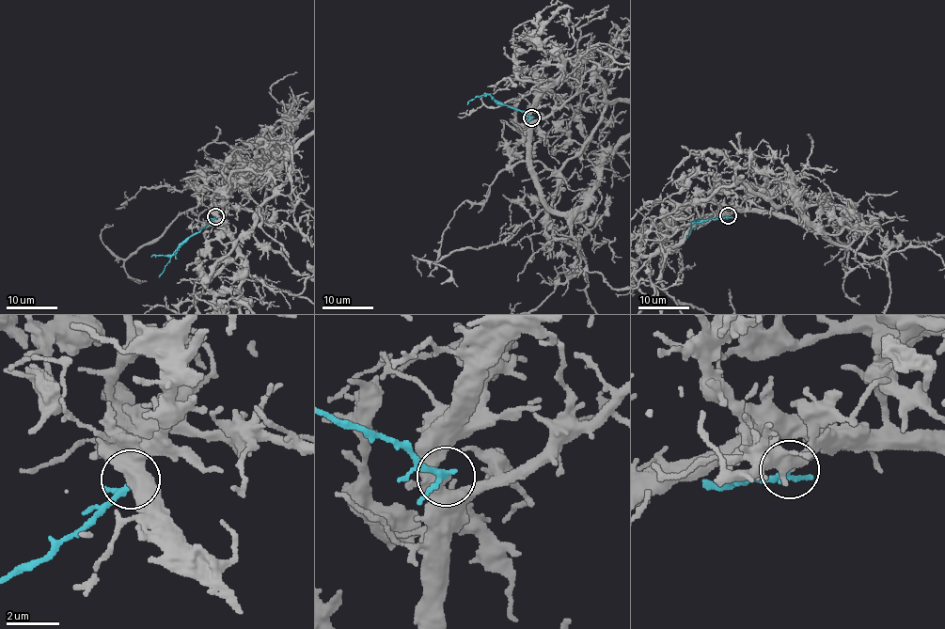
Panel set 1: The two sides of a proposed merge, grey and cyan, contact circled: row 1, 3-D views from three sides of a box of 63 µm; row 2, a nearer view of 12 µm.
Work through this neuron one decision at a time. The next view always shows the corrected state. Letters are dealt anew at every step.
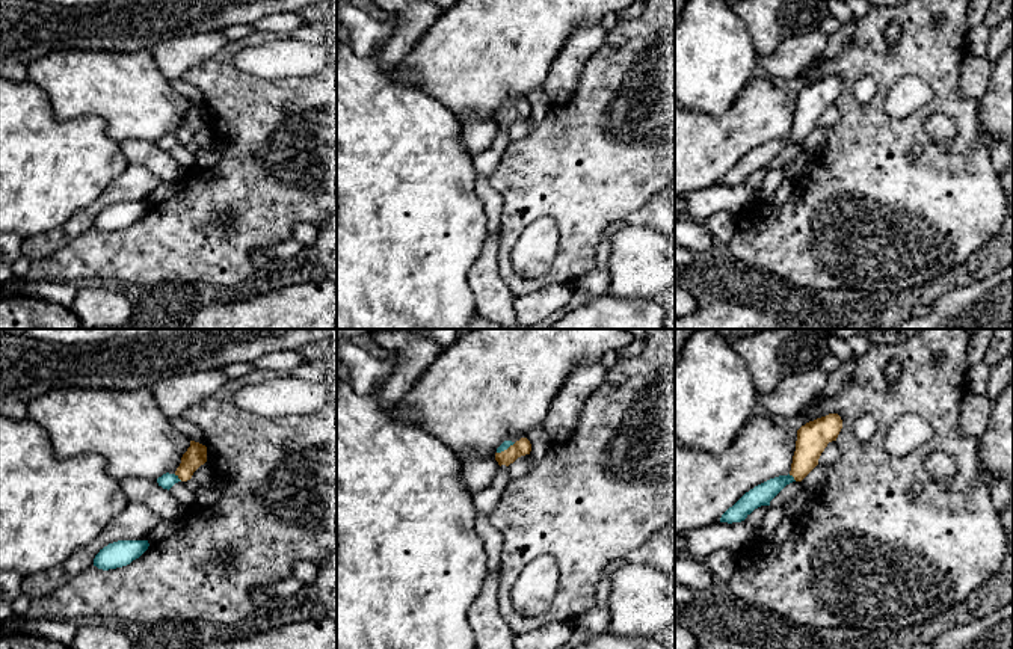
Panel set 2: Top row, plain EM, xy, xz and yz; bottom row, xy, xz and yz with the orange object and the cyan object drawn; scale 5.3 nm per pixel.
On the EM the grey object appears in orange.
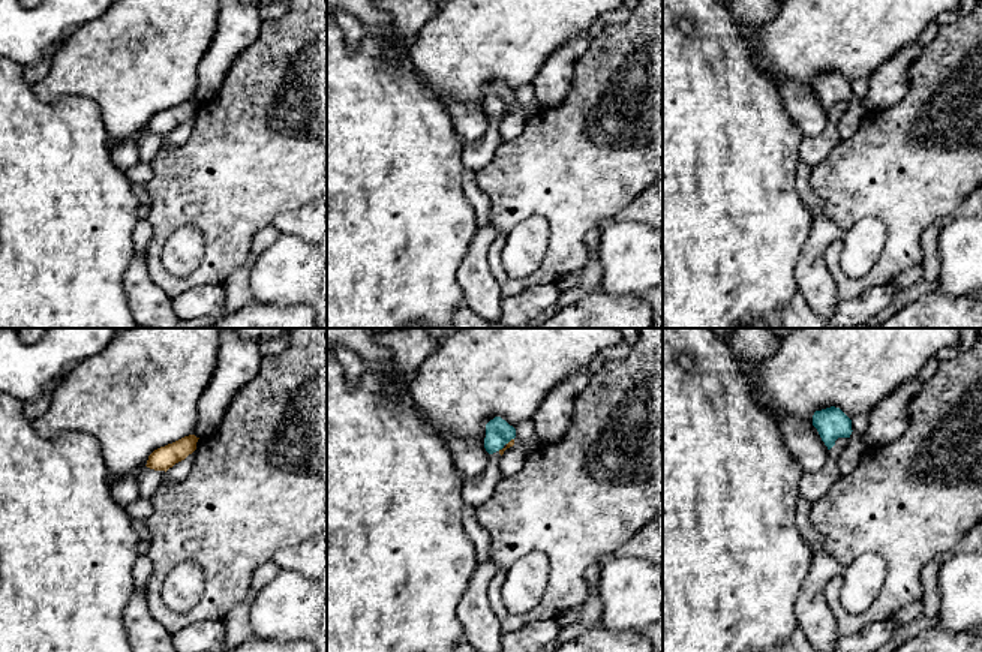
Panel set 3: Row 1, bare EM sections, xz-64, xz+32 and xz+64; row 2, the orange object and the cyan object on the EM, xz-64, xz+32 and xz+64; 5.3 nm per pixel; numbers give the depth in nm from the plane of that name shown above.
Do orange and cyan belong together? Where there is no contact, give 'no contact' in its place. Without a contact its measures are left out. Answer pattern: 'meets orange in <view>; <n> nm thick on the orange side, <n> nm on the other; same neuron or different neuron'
meets orange in xy; 120 nm thick on the orange side, 80 nm on the other; same neuron

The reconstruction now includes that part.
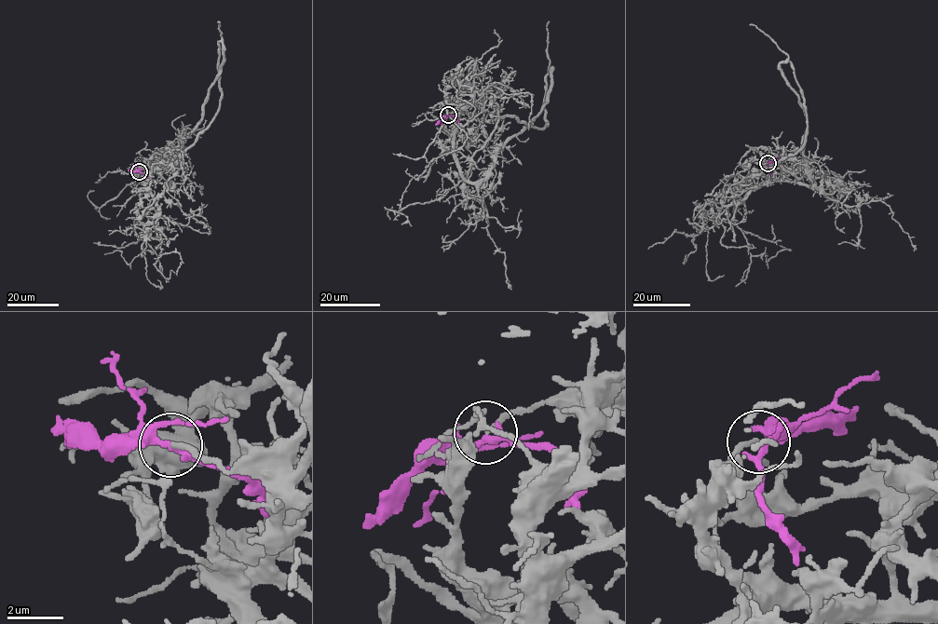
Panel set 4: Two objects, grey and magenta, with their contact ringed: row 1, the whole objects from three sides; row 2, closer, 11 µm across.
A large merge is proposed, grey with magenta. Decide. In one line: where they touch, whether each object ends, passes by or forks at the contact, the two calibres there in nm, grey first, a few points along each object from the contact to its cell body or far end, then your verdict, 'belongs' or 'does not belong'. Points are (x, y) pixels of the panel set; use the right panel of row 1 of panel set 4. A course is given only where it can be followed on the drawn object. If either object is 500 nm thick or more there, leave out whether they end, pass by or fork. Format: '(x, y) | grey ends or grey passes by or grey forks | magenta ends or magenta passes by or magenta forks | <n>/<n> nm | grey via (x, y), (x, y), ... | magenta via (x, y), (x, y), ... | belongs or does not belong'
(768, 163) | grey ends | magenta passes by | 180/240 nm | grey via (768, 163), (744, 163), (739, 174), (755, 176), (796, 152), (808, 125), (788, 56), (749, 24) | magenta via (768, 163), (771, 176) | does not belong

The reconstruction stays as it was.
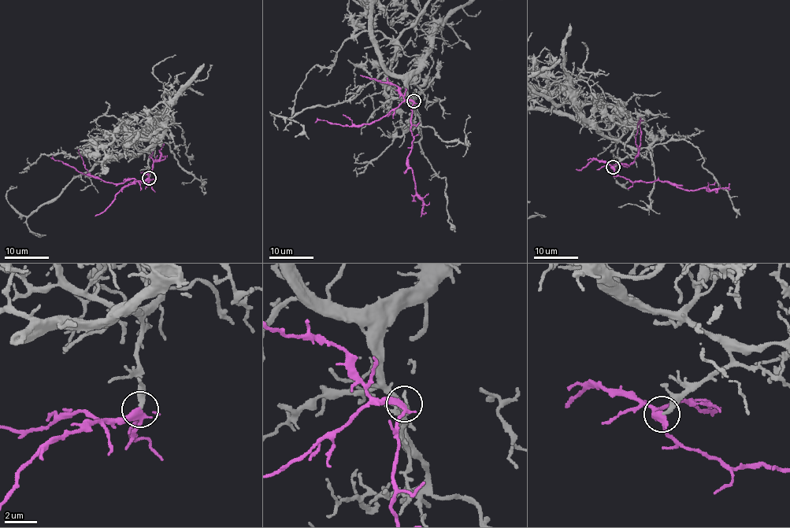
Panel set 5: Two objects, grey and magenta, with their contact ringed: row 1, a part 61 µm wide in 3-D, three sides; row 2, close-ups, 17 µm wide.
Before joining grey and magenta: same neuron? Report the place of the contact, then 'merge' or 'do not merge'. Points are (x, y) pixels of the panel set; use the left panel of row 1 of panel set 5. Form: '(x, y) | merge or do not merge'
(149, 178) | merge

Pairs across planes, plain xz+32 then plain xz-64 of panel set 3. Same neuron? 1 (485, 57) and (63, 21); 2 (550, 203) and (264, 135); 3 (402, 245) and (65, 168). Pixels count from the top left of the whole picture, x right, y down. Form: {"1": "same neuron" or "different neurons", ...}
{"1": "different neurons", "2": "same neuron", "3": "same neuron"}

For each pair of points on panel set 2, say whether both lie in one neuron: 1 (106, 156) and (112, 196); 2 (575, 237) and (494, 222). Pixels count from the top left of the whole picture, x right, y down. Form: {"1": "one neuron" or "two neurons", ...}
{"1": "two neurons", "2": "two neurons"}

